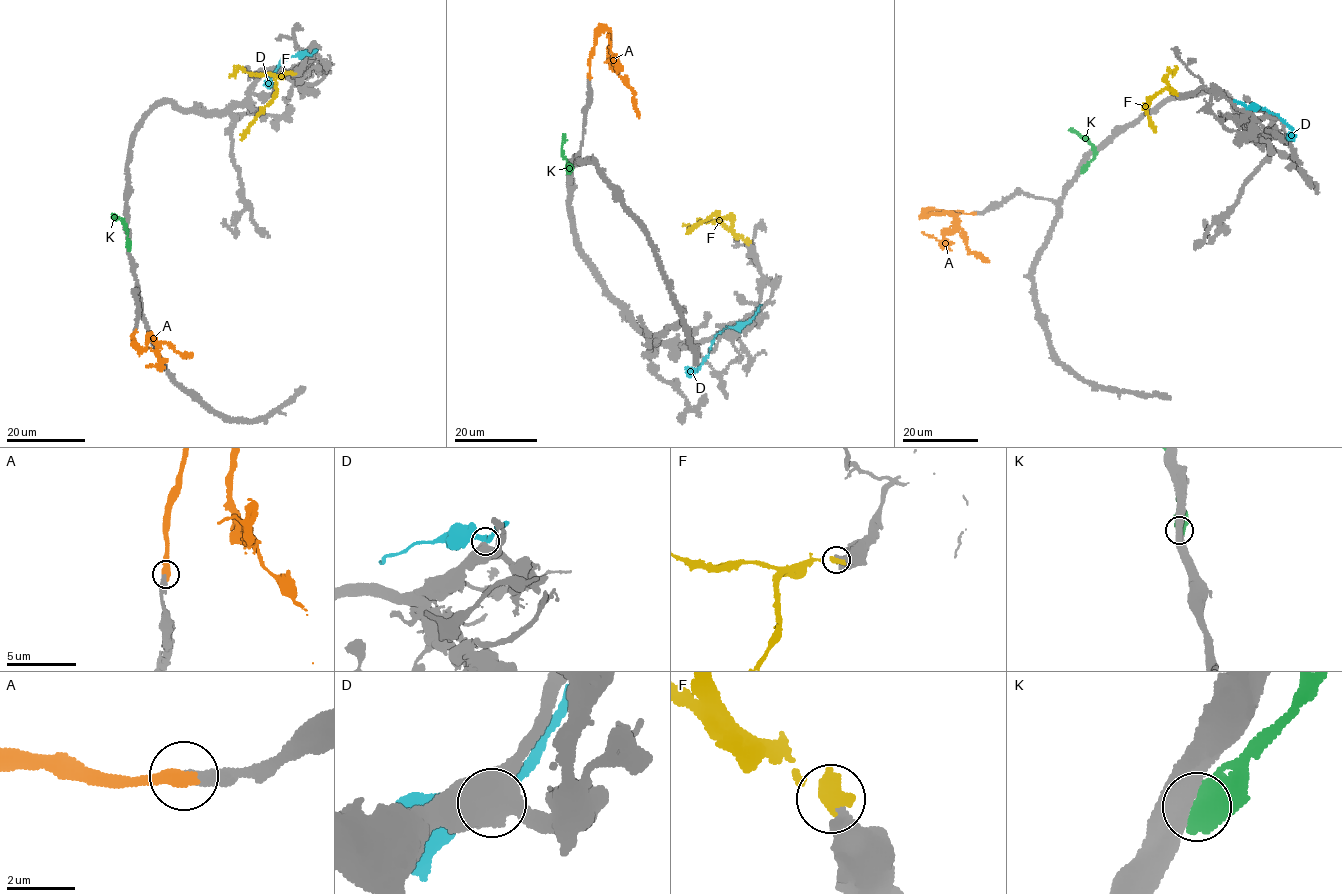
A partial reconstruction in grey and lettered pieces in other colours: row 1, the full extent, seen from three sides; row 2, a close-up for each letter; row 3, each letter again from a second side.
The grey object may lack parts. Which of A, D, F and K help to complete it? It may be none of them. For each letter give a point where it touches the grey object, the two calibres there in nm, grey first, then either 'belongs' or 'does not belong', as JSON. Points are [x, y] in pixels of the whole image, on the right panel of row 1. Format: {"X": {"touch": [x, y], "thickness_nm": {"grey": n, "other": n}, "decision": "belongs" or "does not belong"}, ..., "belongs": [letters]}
{"A": {"touch": [974, 213], "thickness_nm": {"grey": 400, "other": 420}, "decision": "belongs"}, "D": {"touch": [1248, 108], "thickness_nm": {"grey": 800, "other": 400}, "decision": "does not belong"}, "F": {"touch": [1176, 93], "thickness_nm": {"grey": 320, "other": 500}, "decision": "does not belong"}, "K": {"touch": [1081, 170], "thickness_nm": {"grey": 480, "other": 650}, "decision": "does not belong"}, "belongs": ["A"]}

